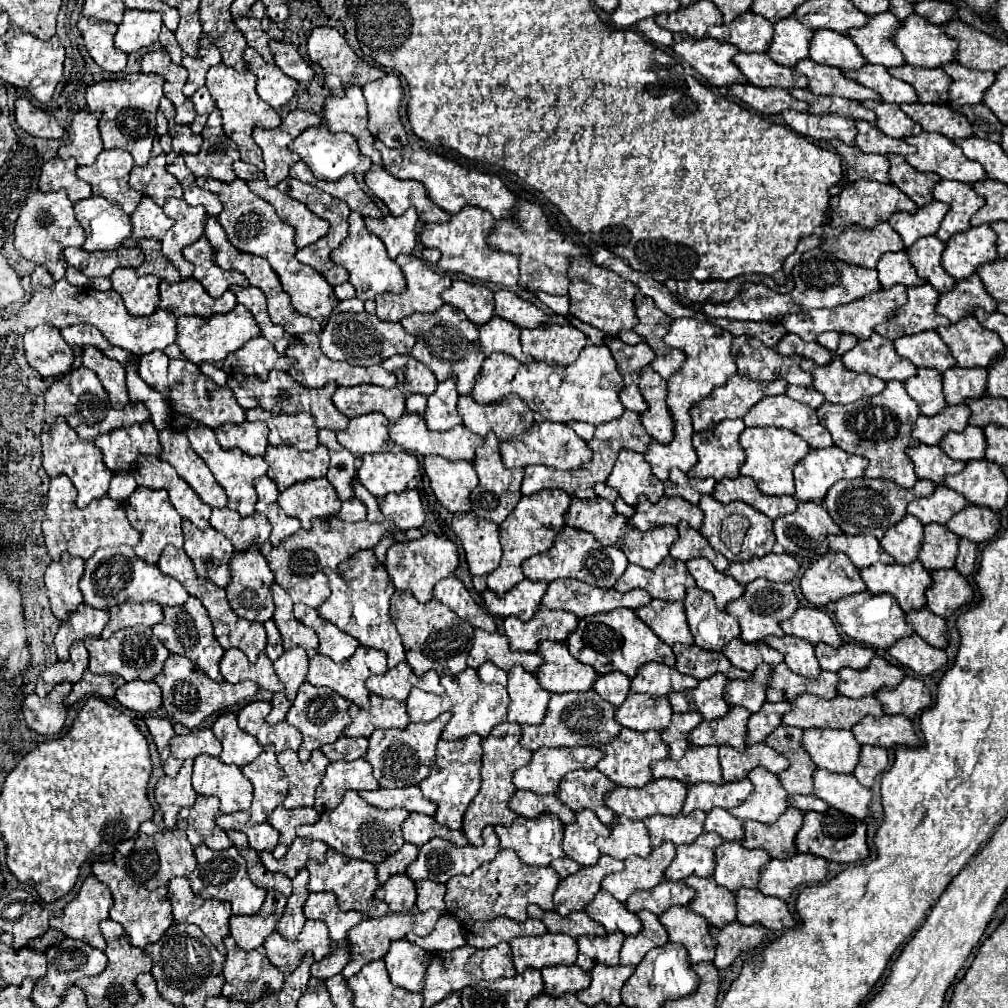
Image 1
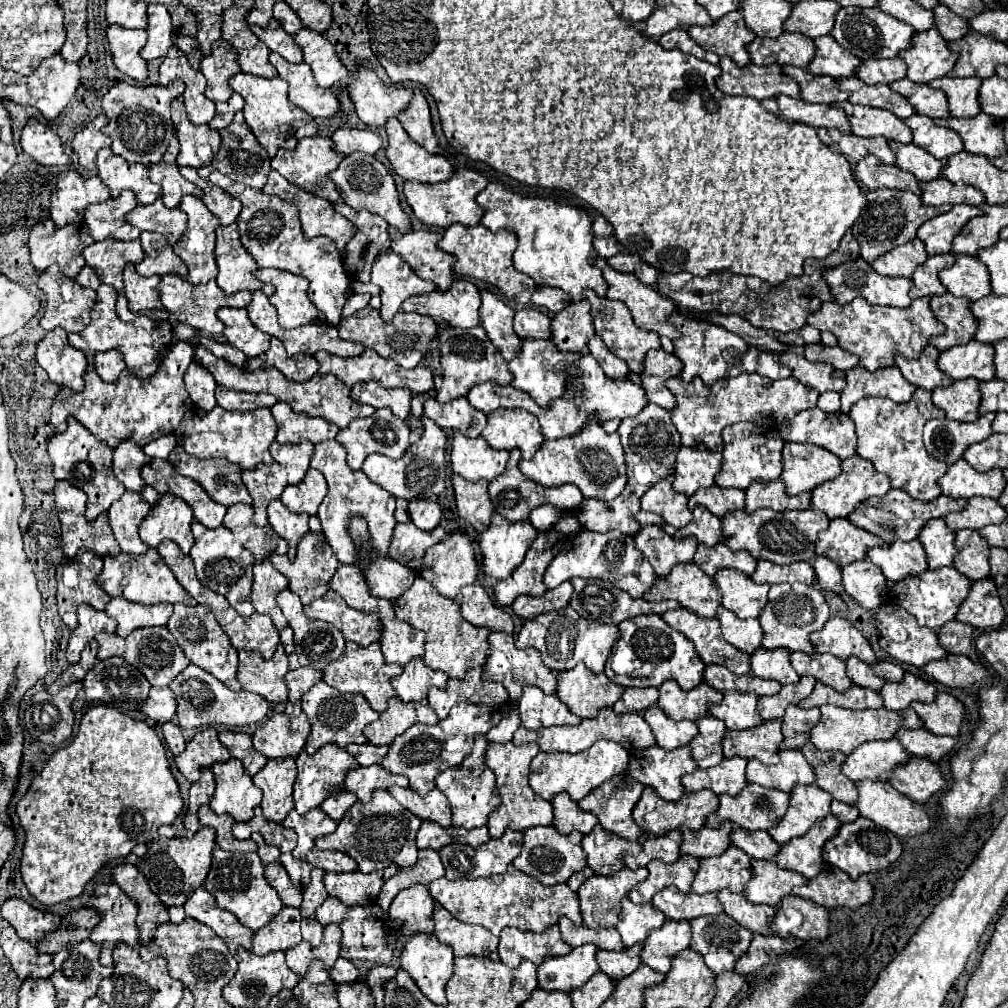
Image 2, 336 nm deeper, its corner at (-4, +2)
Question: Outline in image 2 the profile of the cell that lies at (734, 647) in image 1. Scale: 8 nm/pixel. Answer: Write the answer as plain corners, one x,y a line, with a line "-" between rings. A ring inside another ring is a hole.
759,647
751,655
751,673
761,679
775,679
781,685
797,683
799,675
789,663
789,651
785,649
765,649

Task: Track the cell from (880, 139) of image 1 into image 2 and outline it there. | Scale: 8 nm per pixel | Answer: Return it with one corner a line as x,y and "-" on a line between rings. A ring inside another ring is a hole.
889,141
889,145
897,155
897,167
913,173
923,183
939,179
941,171
947,165
947,159
935,159
931,153
927,153
925,149
913,145
913,143
903,145
897,141

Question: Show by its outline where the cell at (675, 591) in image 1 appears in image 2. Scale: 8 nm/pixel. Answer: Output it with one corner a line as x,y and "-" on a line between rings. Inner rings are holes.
695,563
673,567
671,575
659,577
643,599
675,599
699,617
715,617
717,609
721,607
721,591
717,591
713,579
703,573

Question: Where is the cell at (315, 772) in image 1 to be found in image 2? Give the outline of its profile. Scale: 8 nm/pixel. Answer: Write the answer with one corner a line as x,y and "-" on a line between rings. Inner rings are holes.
335,743
321,747
321,751
317,751
313,755
307,755
305,751
301,751
297,757
297,779
293,785
295,809
303,815
303,813
319,807
323,803
323,799
327,799
329,795
335,795
337,791
341,791
345,787
345,775
353,767
359,767
357,759
353,759
345,749
337,747

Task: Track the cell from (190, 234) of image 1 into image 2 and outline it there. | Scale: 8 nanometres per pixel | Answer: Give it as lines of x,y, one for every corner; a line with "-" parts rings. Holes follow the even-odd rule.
185,195
181,205
179,205
181,211
187,213
189,217
189,225
187,225
187,231
183,233
183,239
179,239
175,245
173,245
173,251
183,259
183,263
189,267
189,273
185,275
185,279
189,283
195,283
195,285
205,285
207,281
215,279
217,277
217,263
215,263
215,255
213,255
213,249
215,249
215,229
221,225
219,219
205,207
205,203
199,199
199,197
193,197
193,195

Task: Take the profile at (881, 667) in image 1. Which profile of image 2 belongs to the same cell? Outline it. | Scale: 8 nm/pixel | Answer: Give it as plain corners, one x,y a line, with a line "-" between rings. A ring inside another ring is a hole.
905,673
901,683
885,683
881,689
885,707
891,711
907,709
913,701
933,703
937,697
937,687
913,673

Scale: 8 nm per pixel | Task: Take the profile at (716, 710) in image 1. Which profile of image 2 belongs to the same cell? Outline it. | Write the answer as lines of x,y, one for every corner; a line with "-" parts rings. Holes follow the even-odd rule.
729,691
725,693
723,703
711,705
709,713
721,721
725,721
727,729
751,729
763,723
759,711
757,711
759,697
755,693
737,693

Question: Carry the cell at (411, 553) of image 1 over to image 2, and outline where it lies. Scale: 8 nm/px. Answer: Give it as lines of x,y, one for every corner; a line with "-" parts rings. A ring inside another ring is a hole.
451,533
431,547
419,571
419,575
425,577
425,581
429,581
443,597
455,601
461,597
461,587
471,585
477,579
477,573
475,551
469,539
461,533

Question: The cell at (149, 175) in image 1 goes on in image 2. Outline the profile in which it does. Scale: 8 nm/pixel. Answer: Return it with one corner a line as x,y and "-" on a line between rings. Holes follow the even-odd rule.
168,128
165,137
168,138
169,149
167,149
165,157
157,165
153,165
149,171
151,171
151,181
159,183
163,187
163,197
161,199
163,199
165,207
179,207
183,195
203,197
203,191
197,189
187,179
183,179
181,173
179,173
179,167
177,167
179,142
175,129

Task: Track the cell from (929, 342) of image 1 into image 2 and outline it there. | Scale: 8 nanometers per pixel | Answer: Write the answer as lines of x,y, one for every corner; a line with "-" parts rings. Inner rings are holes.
971,339
967,345
957,345
939,355
939,367
953,379
975,377
979,381
995,379
993,347

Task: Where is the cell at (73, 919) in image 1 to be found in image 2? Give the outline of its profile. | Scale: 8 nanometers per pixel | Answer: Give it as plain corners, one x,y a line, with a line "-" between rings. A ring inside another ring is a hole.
99,883
99,885
95,885
95,893
91,895
87,907
91,907
91,909
101,913
101,921
97,923
97,927
93,929
93,933
89,937
93,943
103,947
99,963
101,965
113,965
113,949
115,949
117,943
127,943
131,947
135,947
139,943
139,931
137,931
137,923
135,923
137,903
127,893
123,893
117,885

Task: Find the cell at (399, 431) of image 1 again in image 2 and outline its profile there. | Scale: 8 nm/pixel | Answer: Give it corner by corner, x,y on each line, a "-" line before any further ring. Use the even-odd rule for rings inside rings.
453,433
453,473
465,481
493,481
505,471
509,451
497,451
483,437
471,439
463,433

